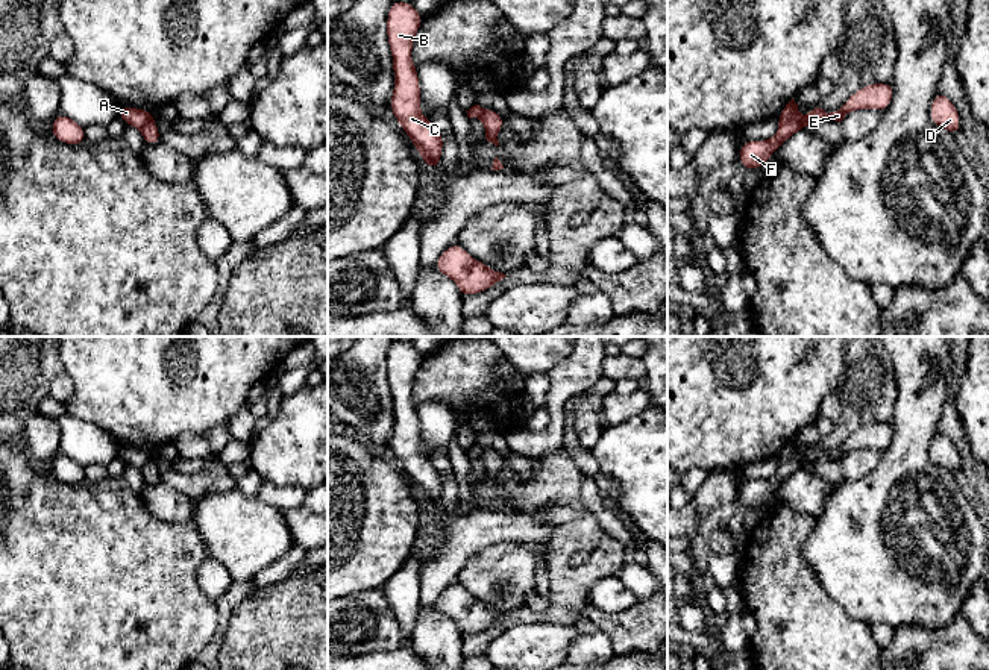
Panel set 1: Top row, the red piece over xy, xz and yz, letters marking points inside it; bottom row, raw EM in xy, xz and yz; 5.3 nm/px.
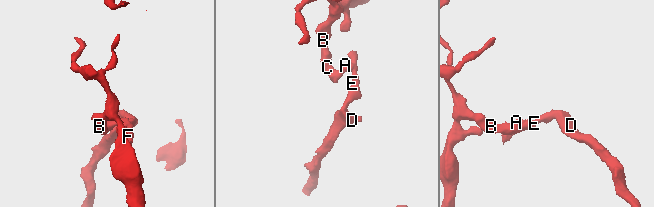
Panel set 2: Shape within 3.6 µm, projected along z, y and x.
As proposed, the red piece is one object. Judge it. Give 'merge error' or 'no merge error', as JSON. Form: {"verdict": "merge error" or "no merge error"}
{"verdict": "merge error"}

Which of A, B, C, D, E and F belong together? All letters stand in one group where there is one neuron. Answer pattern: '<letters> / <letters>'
A B C / D E F

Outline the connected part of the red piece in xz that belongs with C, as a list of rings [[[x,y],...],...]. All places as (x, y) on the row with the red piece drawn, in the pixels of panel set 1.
[[[393,0],[387,15],[387,39],[394,73],[390,108],[426,167],[437,168],[443,152],[443,135],[420,112],[419,74],[411,59],[414,36],[422,21],[423,17],[411,2]]]

